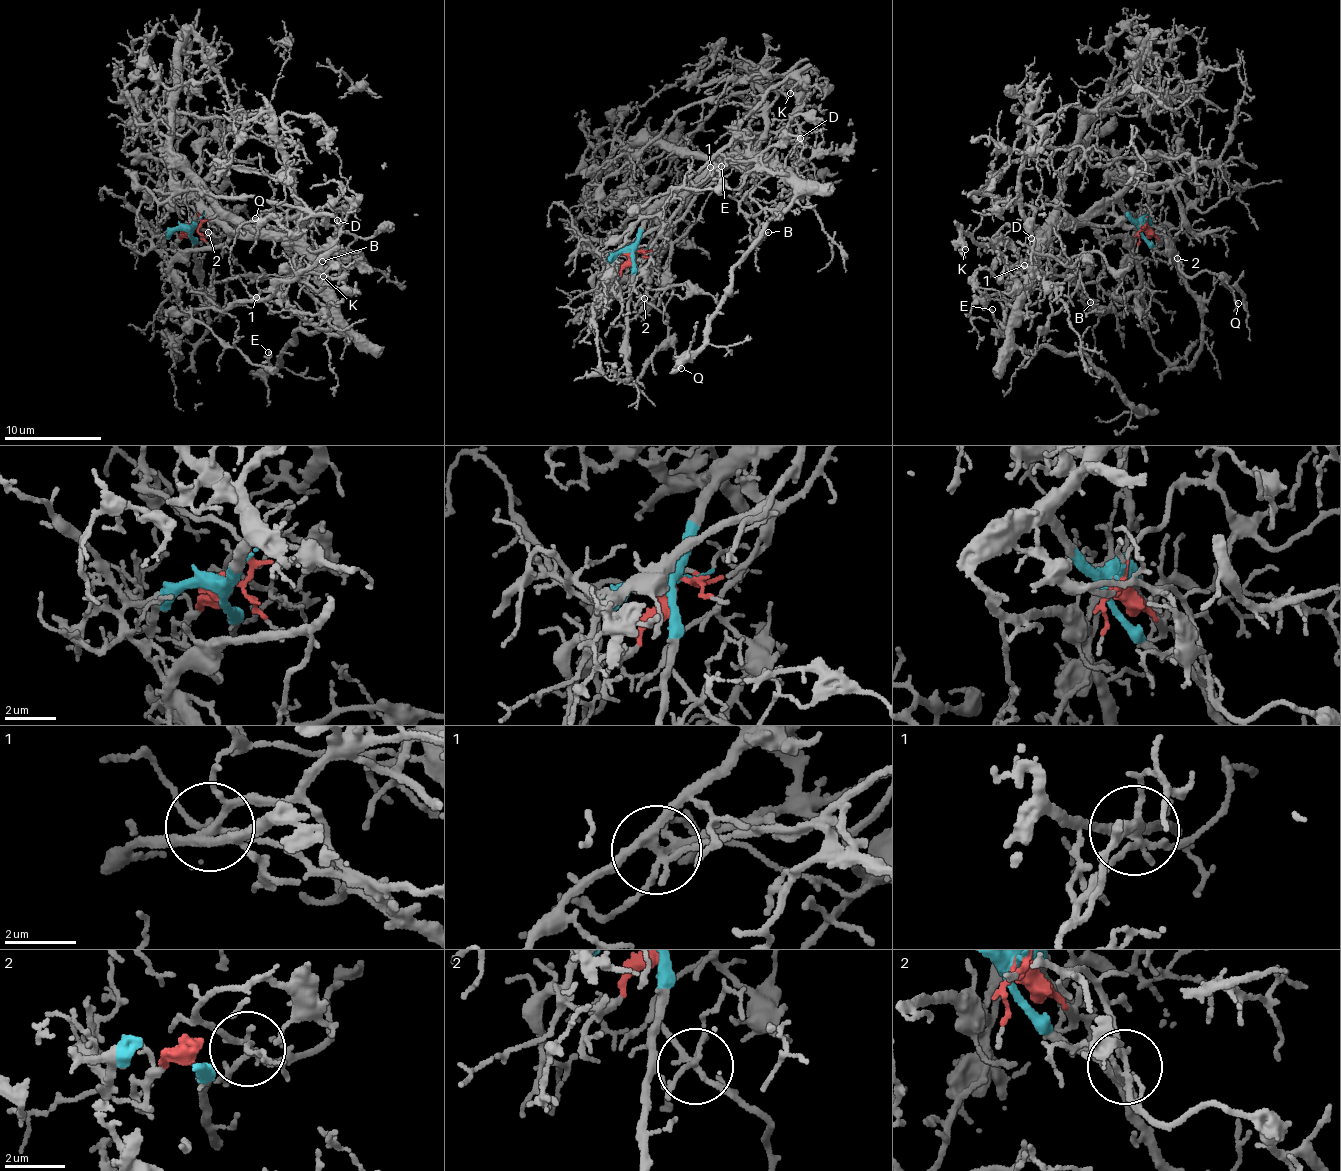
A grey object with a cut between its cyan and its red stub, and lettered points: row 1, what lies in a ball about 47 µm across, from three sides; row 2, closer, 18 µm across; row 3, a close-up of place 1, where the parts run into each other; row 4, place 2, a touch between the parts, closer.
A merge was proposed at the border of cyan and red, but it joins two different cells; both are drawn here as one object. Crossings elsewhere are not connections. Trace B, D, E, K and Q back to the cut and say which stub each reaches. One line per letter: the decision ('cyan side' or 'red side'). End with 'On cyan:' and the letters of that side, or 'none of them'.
B: red side
D: red side
E: red side
K: red side
Q: red side
On cyan: none of them

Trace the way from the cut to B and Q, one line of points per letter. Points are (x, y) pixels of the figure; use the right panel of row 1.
B: (1144, 226), (1097, 226), (1046, 205), (1034, 213), (1034, 252), (1046, 269), (1055, 257), (1076, 268), (1090, 301)
Q: (1144, 226), (1162, 227), (1170, 236), (1179, 270), (1190, 275), (1219, 273), (1239, 303)

